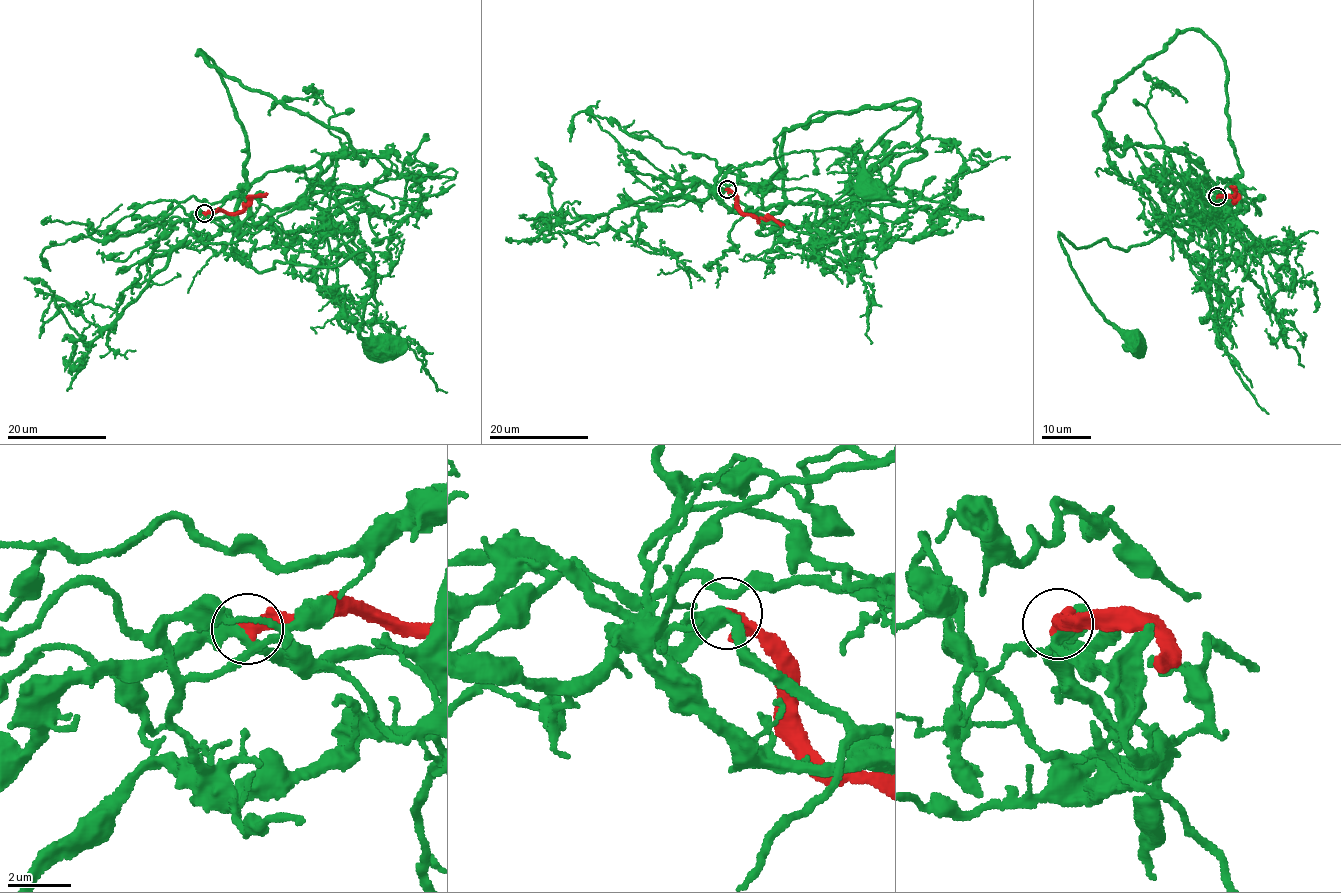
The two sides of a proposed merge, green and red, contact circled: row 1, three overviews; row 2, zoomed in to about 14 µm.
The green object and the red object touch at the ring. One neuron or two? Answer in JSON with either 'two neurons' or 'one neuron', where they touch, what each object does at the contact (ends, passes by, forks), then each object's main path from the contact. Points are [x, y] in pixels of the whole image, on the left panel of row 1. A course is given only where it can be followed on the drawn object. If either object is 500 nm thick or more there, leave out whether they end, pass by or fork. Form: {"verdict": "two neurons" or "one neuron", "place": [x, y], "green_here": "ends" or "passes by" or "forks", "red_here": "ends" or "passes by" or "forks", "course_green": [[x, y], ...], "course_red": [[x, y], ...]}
{"verdict": "two neurons", "place": [204, 213], "green_here": "passes by", "red_here": "ends", "course_green": [[204, 214], [246, 225], [259, 272], [277, 261], [339, 267], [366, 250], [373, 285], [359, 332], [379, 349]], "course_red": [[204, 214], [218, 211], [238, 213], [254, 197], [268, 193]]}

